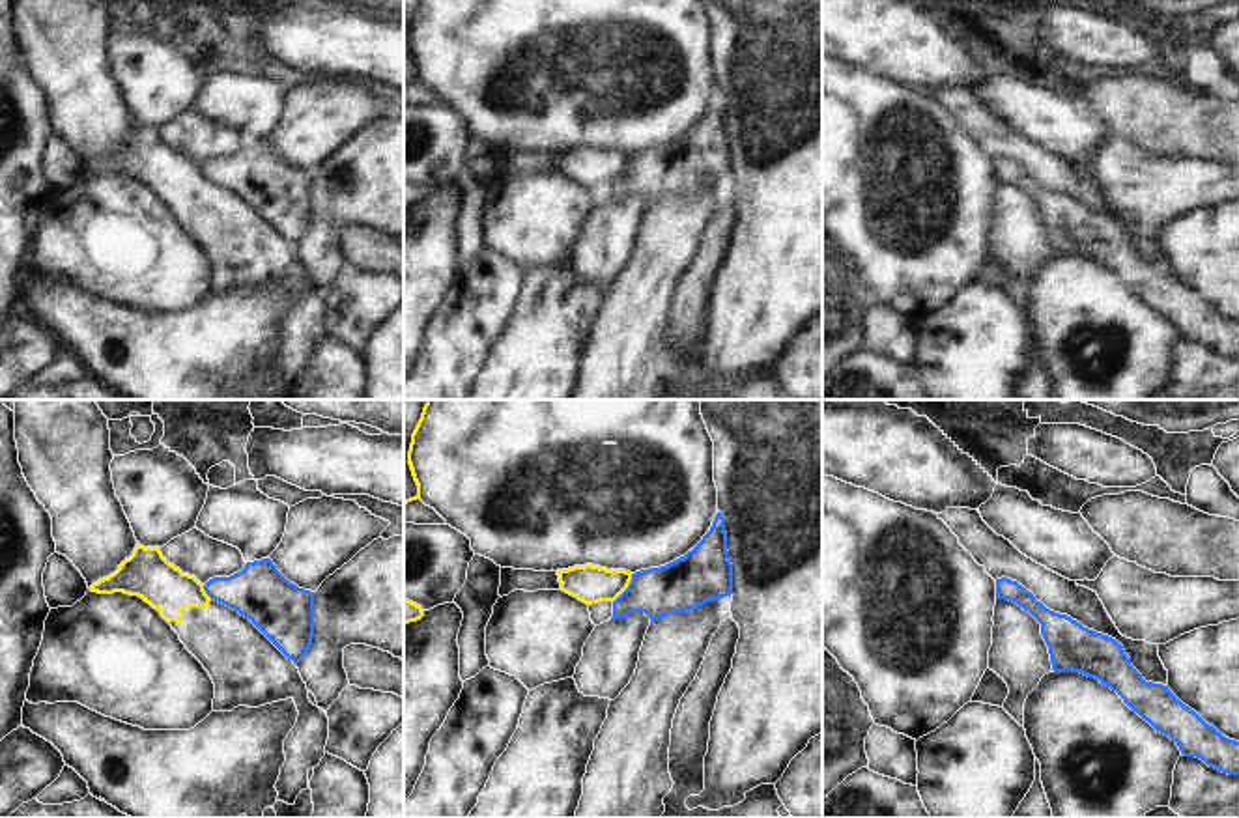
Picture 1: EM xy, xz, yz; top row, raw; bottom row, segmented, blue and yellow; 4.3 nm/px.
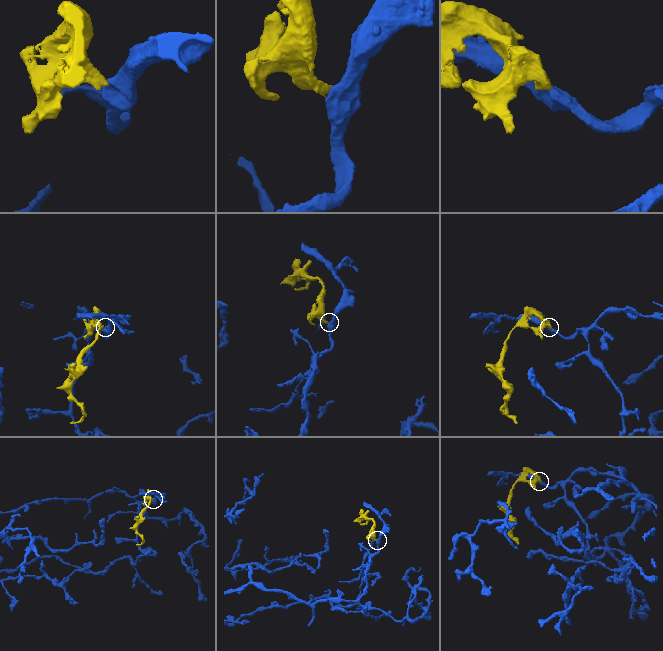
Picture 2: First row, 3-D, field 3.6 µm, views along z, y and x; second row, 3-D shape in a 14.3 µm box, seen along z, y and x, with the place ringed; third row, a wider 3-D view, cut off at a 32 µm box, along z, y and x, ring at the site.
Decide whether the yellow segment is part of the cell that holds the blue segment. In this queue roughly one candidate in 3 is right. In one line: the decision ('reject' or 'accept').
reject

